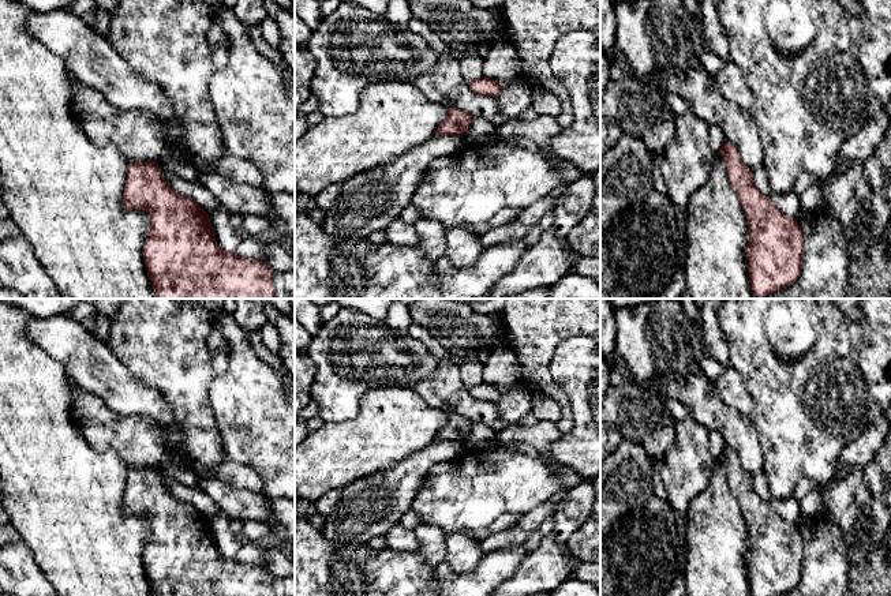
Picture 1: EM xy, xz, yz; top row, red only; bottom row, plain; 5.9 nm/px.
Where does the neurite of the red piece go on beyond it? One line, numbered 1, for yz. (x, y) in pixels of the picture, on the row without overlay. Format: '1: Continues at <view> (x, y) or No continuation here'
1: No continuation here

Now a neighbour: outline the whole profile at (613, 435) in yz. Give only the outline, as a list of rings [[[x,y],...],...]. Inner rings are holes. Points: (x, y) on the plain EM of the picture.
[[[607,428],[606,454],[611,454],[617,450],[621,441],[621,434],[614,428]]]

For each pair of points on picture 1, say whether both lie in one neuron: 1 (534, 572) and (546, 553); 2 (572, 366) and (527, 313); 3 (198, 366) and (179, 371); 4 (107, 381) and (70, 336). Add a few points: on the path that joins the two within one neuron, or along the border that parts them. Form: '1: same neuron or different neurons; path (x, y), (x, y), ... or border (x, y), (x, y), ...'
1: same neuron; path (538, 568), (546, 557)
2: different neurons; border (586, 334), (564, 338), (547, 364)
3: same neuron; path (194, 366), (183, 371)
4: same neuron; path (97, 370), (75, 347)

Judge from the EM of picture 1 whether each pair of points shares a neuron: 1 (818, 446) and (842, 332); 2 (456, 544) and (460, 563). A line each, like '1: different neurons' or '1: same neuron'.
1: same neuron
2: same neuron

